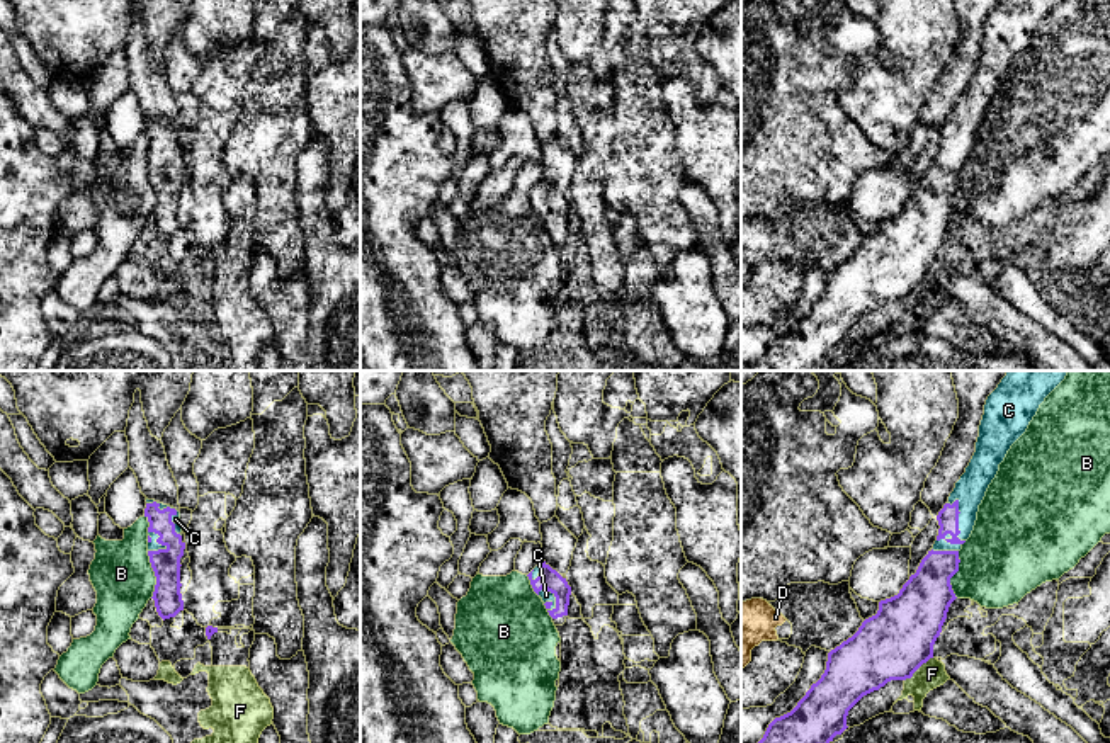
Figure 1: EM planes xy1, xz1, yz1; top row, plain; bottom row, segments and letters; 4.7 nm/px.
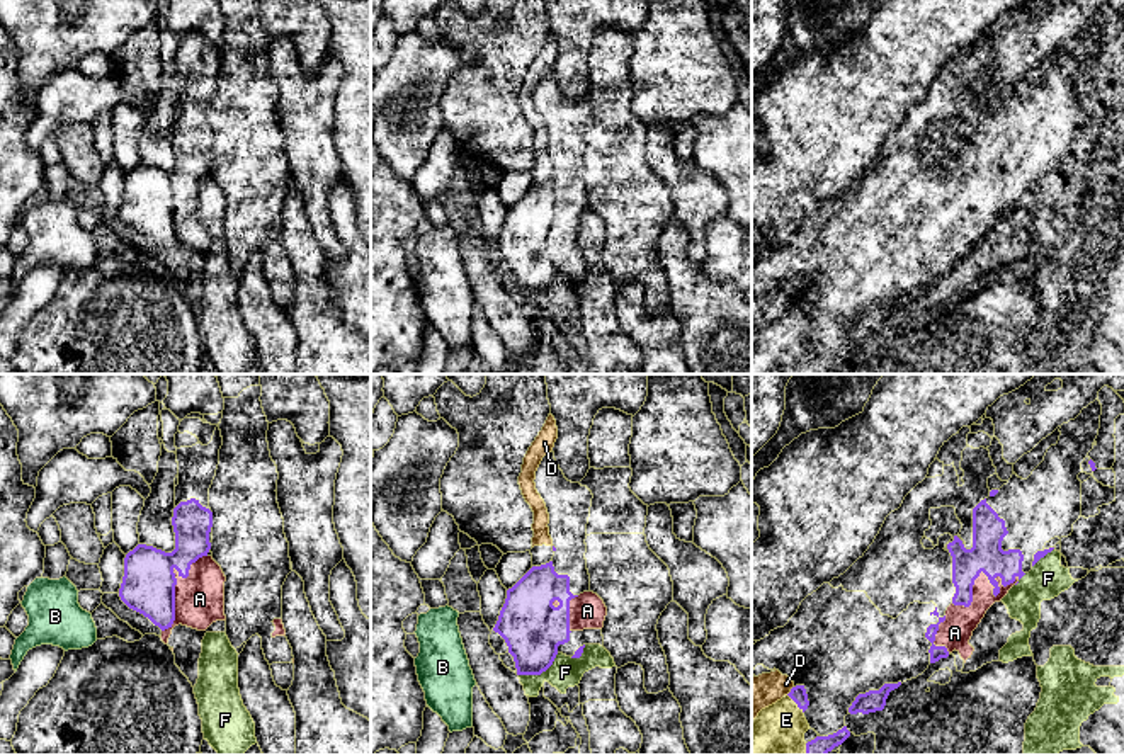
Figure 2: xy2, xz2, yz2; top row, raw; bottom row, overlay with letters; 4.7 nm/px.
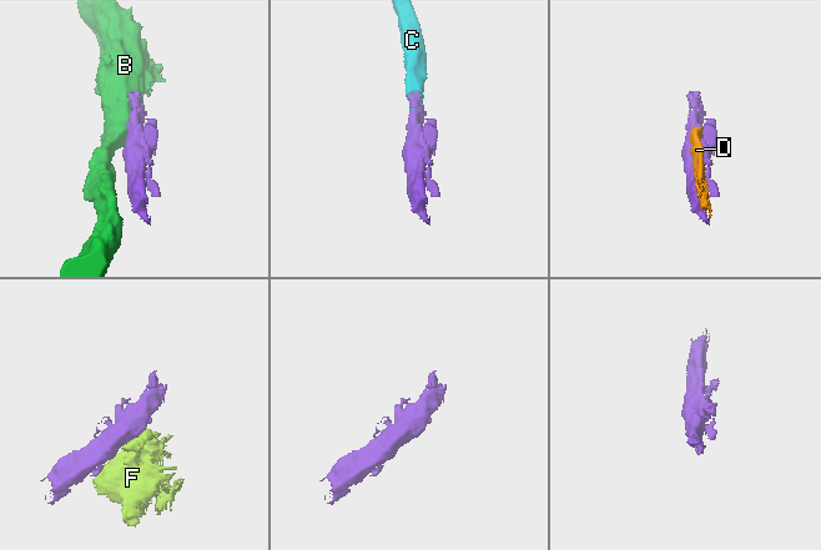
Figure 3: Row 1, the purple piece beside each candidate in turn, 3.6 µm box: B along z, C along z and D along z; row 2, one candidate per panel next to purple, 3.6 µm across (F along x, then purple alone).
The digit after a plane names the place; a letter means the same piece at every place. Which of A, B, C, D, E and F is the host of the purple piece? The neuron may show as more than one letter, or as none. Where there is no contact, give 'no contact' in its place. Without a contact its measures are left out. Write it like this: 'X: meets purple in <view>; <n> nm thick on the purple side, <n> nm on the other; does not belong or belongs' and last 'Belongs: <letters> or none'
A: meets purple in yz2; 160 nm thick on the purple side, 150 nm on the other; does not belong
B: meets purple in xy1; 140 nm thick on the purple side, 300 nm on the other; does not belong
C: meets purple in yz1; 100 nm thick on the purple side, 150 nm on the other; belongs
D: meets purple in yz2; 80 nm thick on the purple side, 170 nm on the other; does not belong
E: meets purple in yz2; 80 nm thick on the purple side, 320 nm on the other; belongs
F: meets purple in xz2; 300 nm thick on the purple side, 150 nm on the other; does not belong
Belongs: C, E

